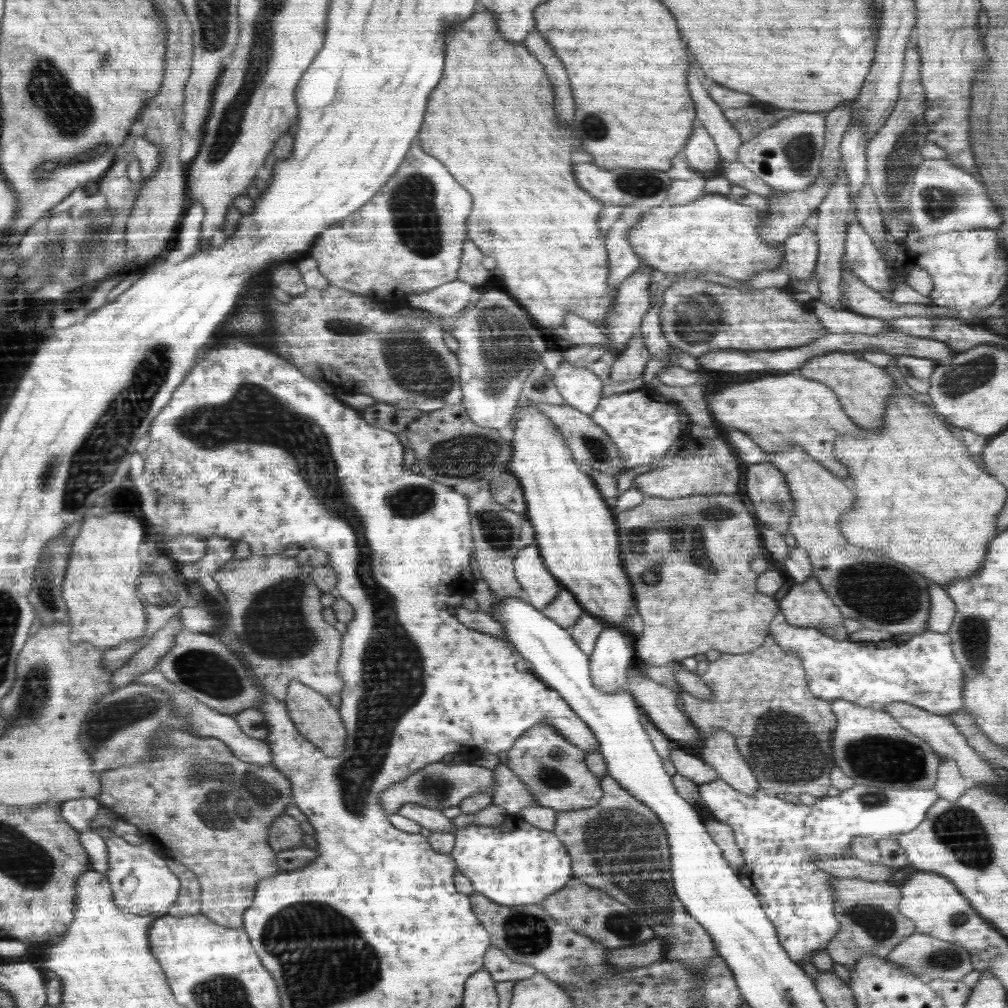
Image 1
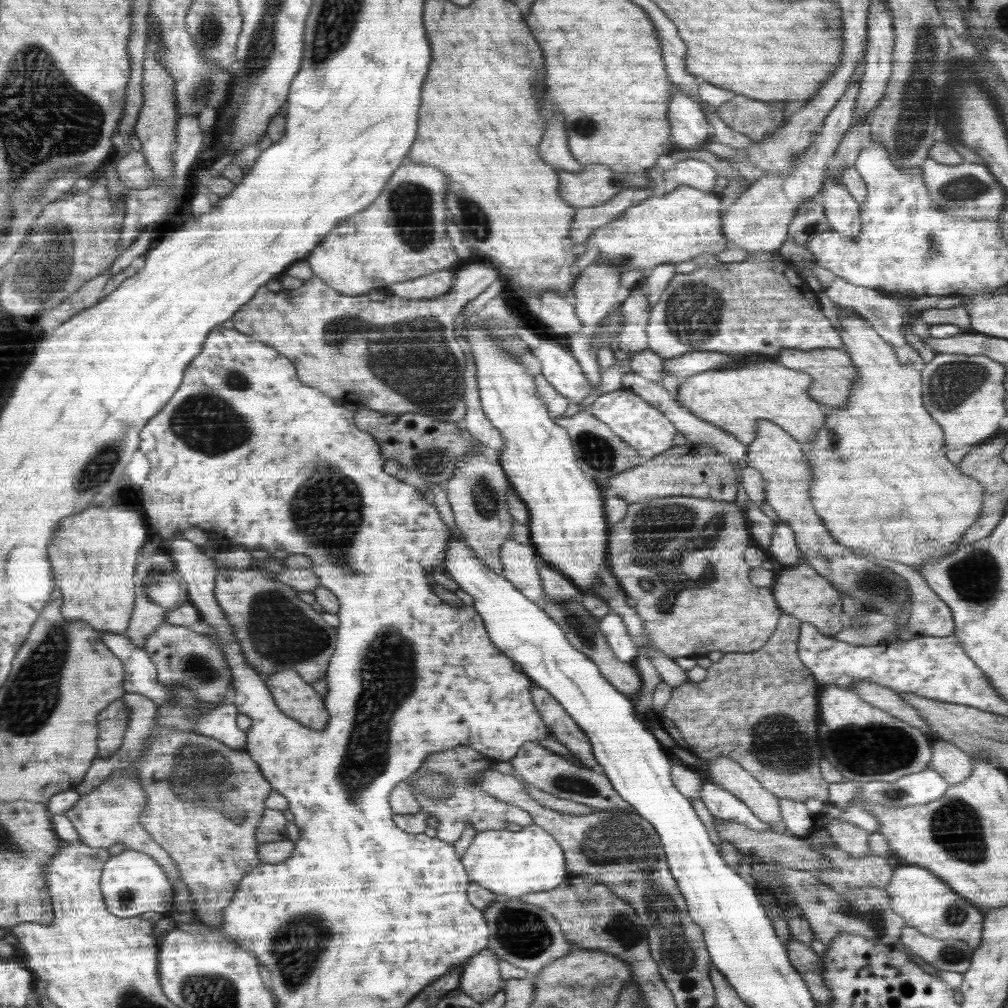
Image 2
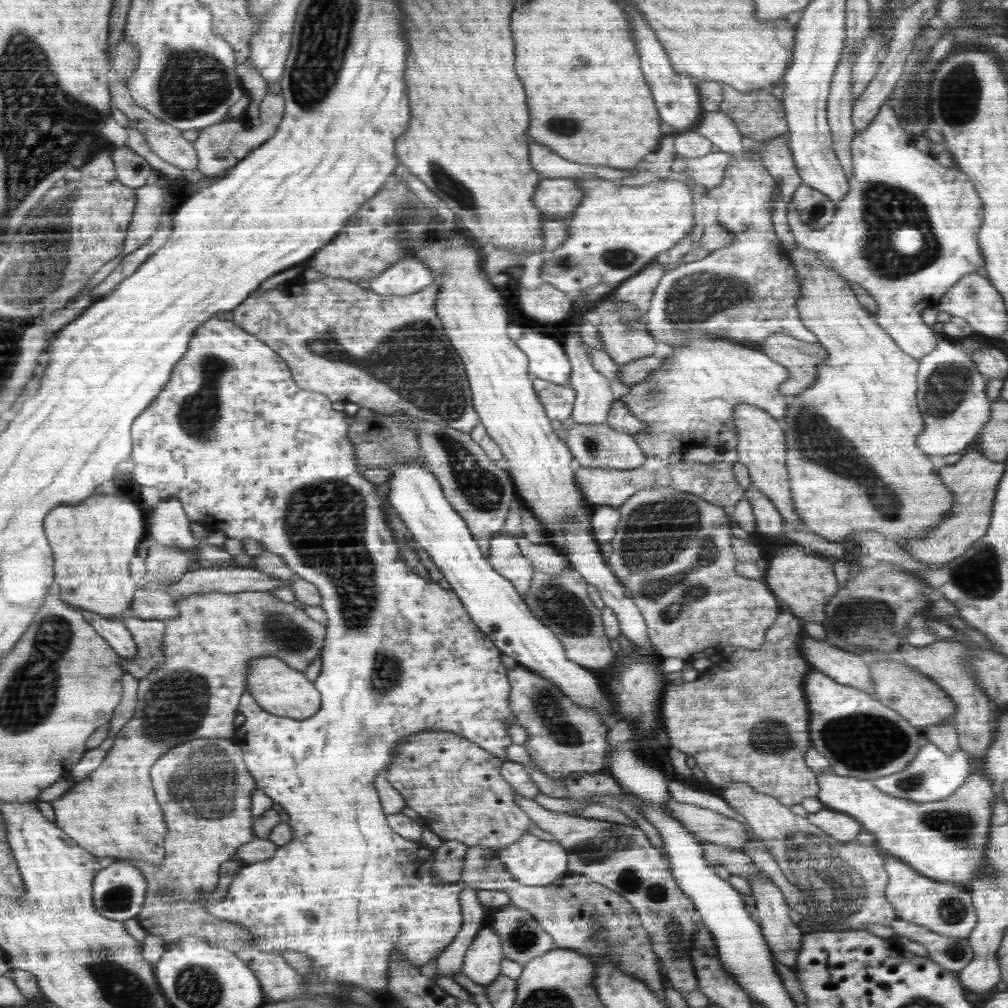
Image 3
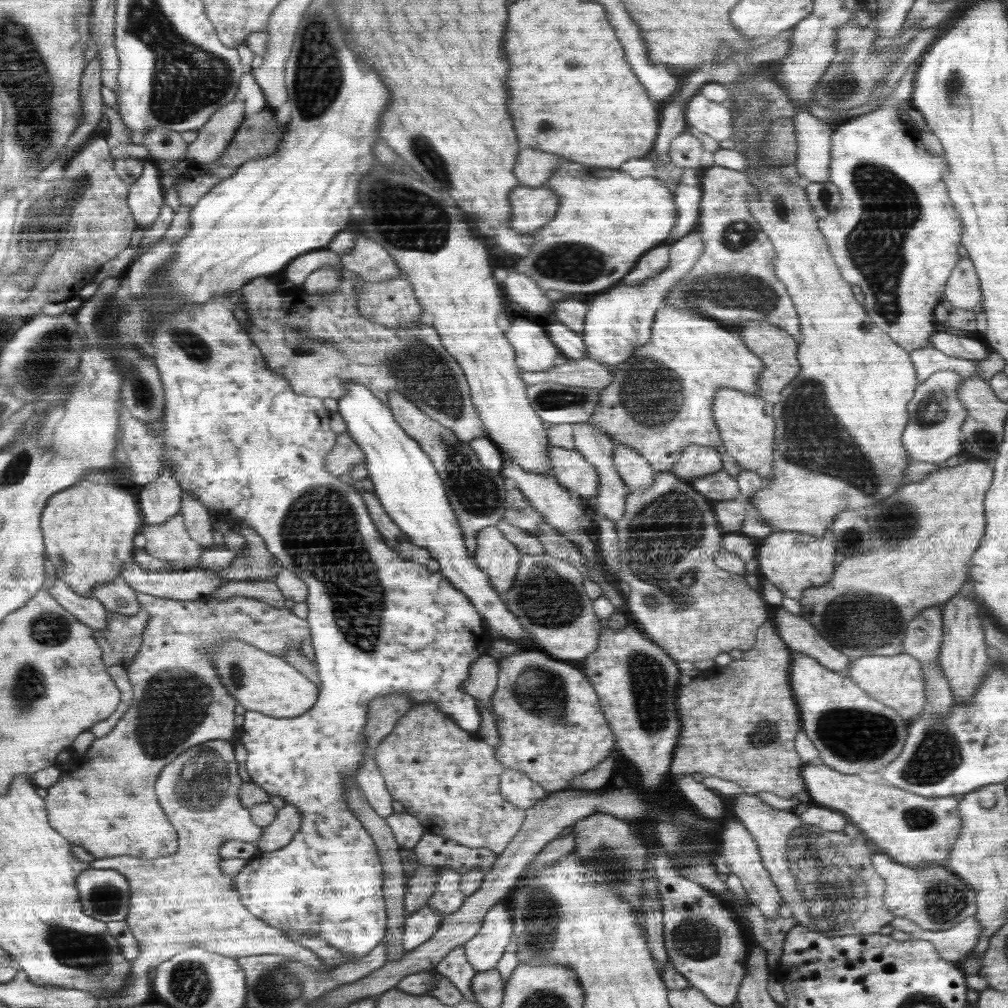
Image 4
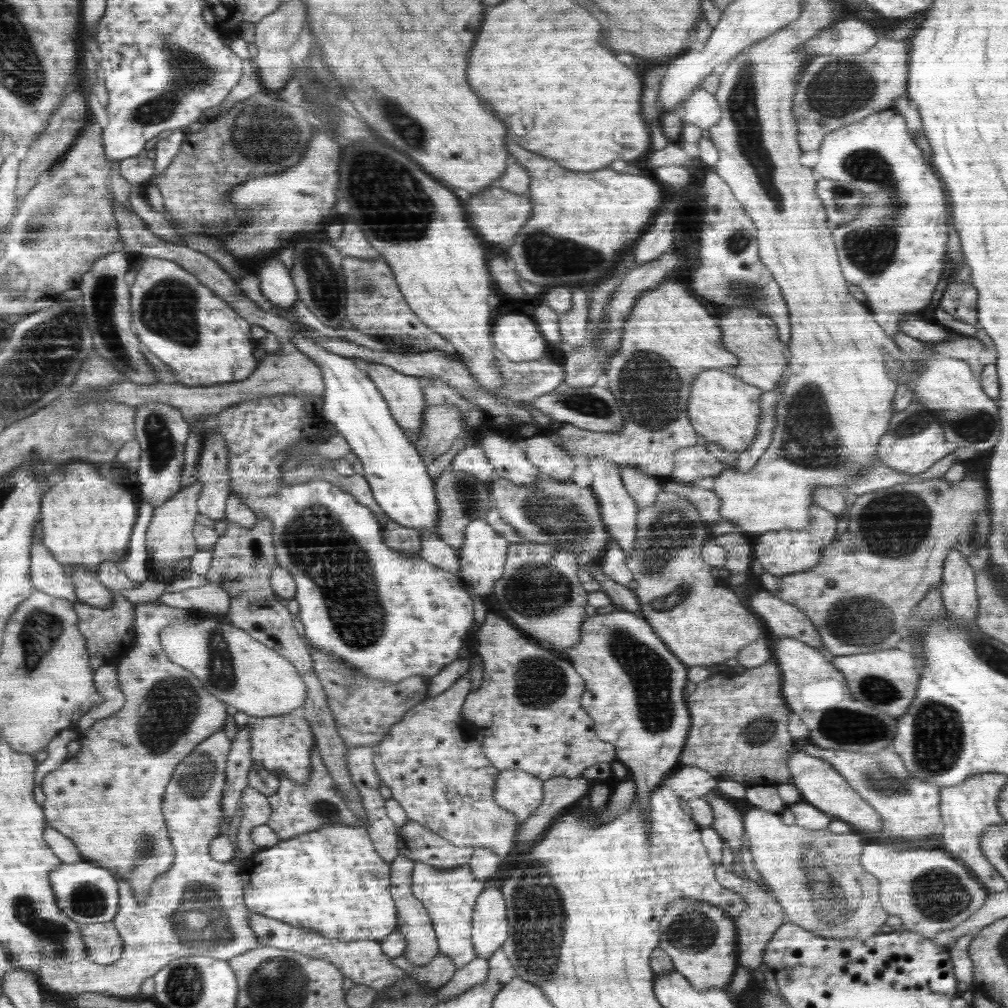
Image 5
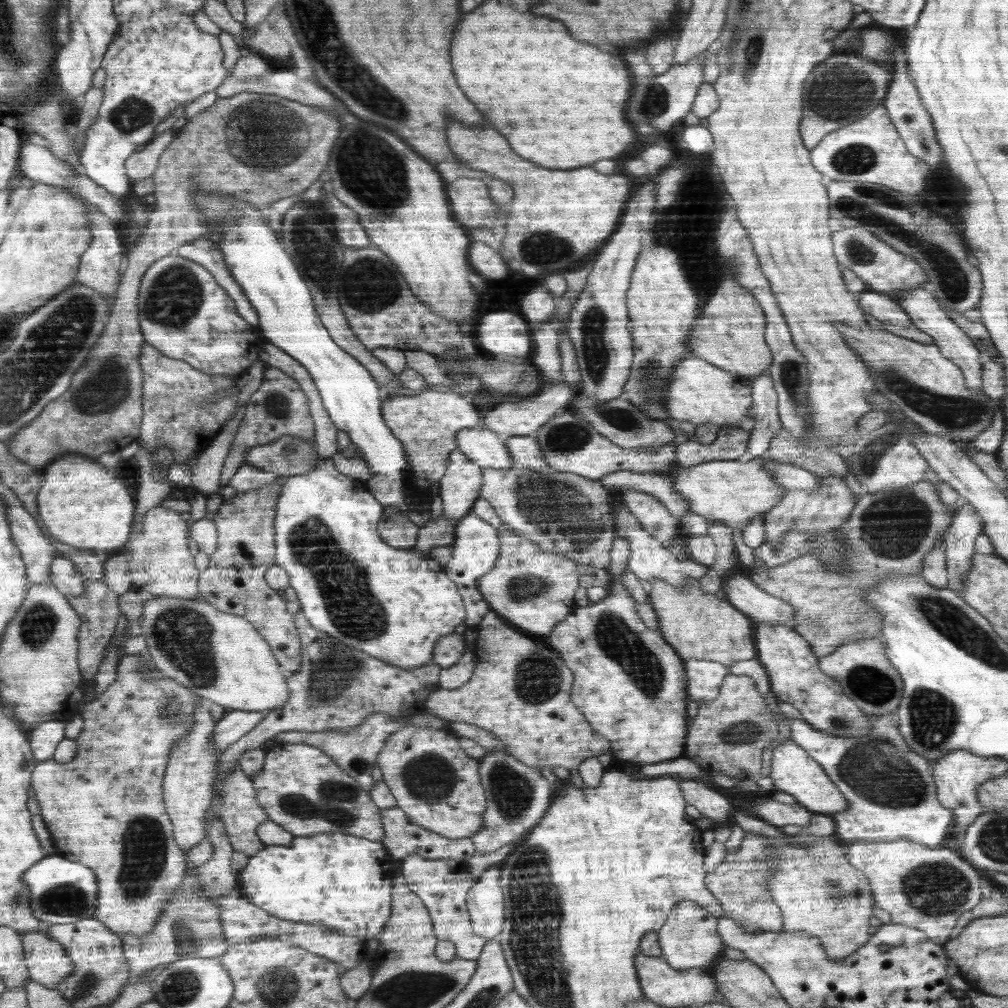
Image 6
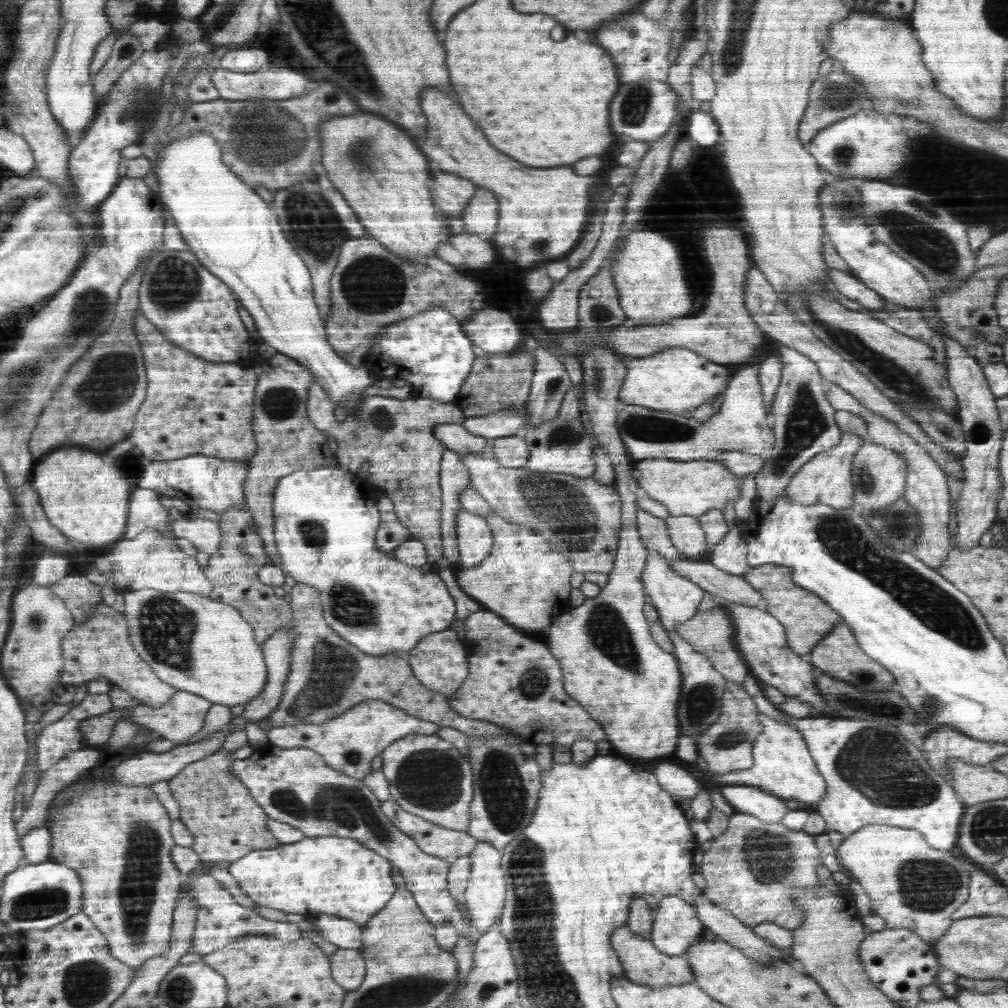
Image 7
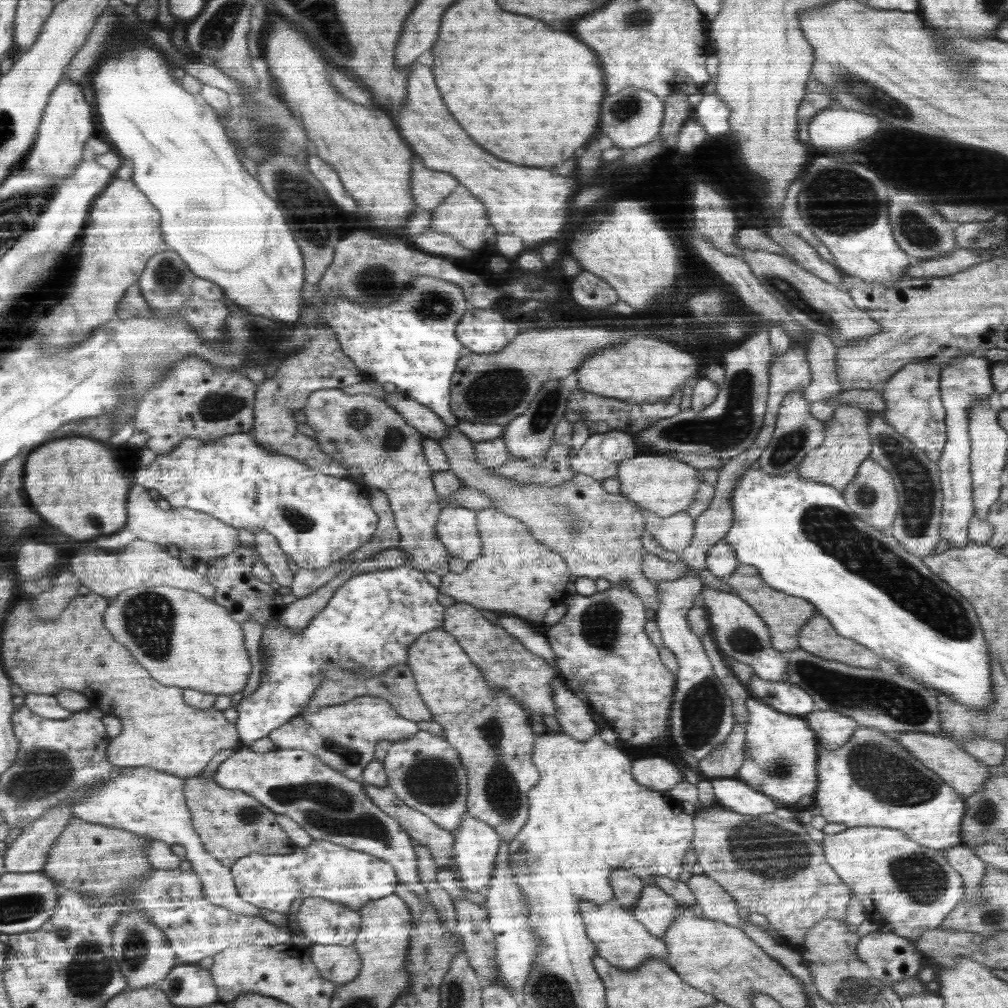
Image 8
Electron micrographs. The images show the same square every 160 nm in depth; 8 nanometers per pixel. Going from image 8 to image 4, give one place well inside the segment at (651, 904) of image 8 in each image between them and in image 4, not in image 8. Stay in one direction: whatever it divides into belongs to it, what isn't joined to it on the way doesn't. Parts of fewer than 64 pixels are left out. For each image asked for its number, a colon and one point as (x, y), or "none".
4: (702, 937)
5: (702, 941)
6: (689, 939)
7: (675, 926)

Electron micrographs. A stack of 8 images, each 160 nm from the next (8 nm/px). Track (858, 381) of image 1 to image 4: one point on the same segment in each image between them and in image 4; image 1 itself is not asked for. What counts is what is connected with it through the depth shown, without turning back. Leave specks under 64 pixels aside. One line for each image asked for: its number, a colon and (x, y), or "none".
2: (832, 369)
3: (801, 357)
4: (778, 350)

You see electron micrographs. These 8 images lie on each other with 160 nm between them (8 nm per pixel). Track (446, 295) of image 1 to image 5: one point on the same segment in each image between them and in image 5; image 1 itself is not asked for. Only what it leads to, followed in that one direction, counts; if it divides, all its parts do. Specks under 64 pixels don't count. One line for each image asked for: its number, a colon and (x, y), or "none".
2: (429, 286)
3: (407, 276)
4: (366, 258)
5: (352, 243)

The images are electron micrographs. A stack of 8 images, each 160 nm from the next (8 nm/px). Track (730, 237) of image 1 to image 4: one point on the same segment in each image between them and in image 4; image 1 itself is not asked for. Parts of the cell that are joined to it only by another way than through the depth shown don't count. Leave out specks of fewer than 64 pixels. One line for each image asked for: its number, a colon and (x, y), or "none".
2: (672, 228)
3: (616, 231)
4: (606, 219)

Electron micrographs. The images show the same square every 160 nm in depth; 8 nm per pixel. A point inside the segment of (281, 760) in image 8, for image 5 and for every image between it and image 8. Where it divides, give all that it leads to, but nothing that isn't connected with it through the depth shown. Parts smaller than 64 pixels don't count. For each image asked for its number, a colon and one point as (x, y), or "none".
5: (449, 895)
6: (301, 787)
7: (297, 786)

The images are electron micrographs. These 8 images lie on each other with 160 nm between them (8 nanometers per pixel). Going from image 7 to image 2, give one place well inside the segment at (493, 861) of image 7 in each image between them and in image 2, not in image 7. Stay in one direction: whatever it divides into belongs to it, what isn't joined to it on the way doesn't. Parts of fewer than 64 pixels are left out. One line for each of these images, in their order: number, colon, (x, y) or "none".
2: (480, 978)
3: (482, 961)
4: (485, 949)
5: (490, 922)
6: (486, 899)

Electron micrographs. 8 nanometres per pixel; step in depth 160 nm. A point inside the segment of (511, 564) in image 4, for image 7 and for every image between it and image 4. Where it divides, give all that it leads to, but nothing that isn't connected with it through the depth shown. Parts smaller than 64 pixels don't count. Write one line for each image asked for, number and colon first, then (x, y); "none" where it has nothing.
5: (482, 559)
6: (477, 546)
7: (475, 541)

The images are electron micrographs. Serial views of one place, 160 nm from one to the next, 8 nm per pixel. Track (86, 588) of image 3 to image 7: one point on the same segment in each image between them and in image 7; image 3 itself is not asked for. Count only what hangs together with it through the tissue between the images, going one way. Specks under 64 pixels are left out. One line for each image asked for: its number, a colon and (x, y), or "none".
4: (90, 528)
5: (87, 519)
6: (82, 503)
7: (84, 495)

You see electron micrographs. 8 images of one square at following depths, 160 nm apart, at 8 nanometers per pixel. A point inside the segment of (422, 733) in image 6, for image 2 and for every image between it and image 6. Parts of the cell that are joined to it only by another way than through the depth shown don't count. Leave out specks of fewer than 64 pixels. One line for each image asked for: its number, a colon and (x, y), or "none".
2: (467, 803)
3: (455, 785)
4: (450, 781)
5: (438, 773)

